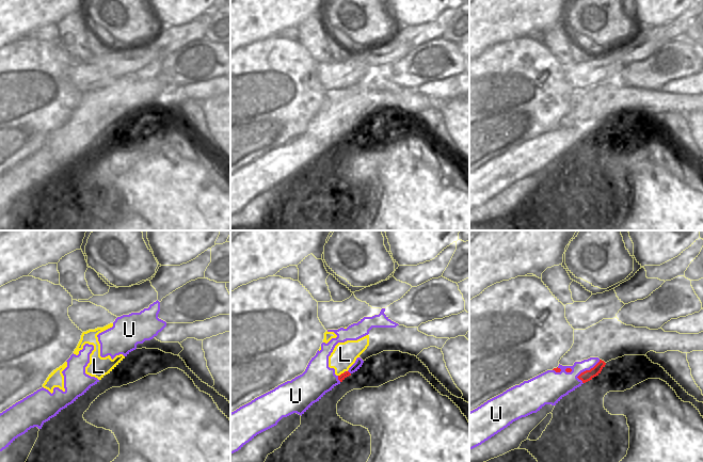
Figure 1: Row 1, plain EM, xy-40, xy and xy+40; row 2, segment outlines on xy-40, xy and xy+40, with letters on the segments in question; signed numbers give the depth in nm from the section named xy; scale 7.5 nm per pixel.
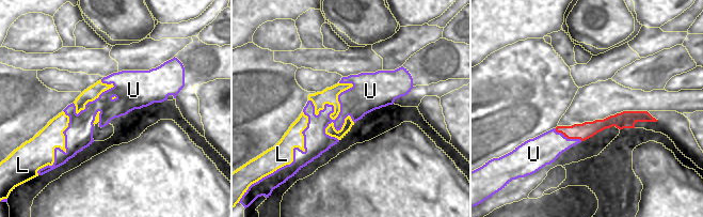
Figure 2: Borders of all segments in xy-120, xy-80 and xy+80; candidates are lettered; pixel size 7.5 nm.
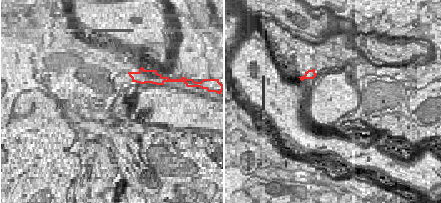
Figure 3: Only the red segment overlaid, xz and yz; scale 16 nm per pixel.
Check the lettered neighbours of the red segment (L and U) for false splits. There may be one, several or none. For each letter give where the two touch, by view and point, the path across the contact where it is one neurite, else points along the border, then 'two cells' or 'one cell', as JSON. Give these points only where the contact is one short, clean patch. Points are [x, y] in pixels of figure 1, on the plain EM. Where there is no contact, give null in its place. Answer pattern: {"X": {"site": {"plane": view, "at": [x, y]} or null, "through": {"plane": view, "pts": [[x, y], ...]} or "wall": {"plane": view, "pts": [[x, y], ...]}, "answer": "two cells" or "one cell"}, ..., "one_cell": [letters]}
{"L": {"site": {"plane": "xy", "at": [341, 134]}, "wall": {"plane": "xy", "pts": [[344, 132], [338, 137]]}, "answer": "two cells"}, "U": {"site": {"plane": "xy+40", "at": [588, 131]}, "wall": {"plane": "xy+40", "pts": [[600, 121], [592, 128], [581, 132], [576, 138]]}, "answer": "two cells"}, "one_cell": []}

